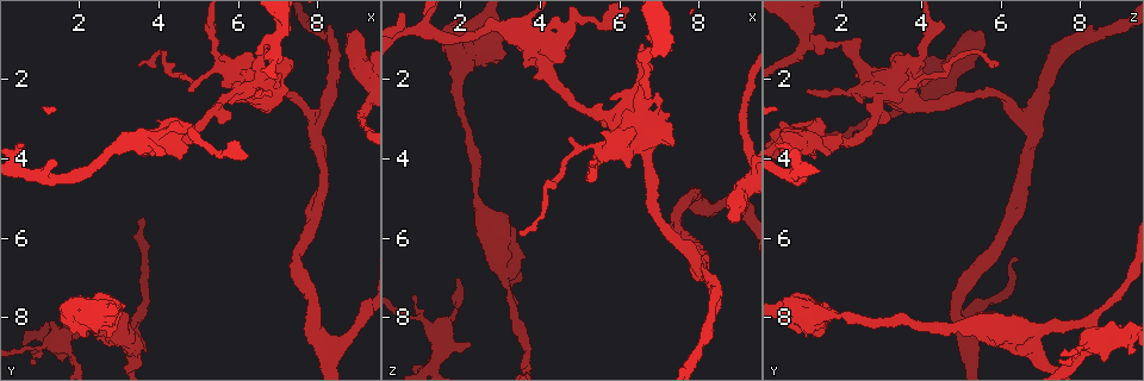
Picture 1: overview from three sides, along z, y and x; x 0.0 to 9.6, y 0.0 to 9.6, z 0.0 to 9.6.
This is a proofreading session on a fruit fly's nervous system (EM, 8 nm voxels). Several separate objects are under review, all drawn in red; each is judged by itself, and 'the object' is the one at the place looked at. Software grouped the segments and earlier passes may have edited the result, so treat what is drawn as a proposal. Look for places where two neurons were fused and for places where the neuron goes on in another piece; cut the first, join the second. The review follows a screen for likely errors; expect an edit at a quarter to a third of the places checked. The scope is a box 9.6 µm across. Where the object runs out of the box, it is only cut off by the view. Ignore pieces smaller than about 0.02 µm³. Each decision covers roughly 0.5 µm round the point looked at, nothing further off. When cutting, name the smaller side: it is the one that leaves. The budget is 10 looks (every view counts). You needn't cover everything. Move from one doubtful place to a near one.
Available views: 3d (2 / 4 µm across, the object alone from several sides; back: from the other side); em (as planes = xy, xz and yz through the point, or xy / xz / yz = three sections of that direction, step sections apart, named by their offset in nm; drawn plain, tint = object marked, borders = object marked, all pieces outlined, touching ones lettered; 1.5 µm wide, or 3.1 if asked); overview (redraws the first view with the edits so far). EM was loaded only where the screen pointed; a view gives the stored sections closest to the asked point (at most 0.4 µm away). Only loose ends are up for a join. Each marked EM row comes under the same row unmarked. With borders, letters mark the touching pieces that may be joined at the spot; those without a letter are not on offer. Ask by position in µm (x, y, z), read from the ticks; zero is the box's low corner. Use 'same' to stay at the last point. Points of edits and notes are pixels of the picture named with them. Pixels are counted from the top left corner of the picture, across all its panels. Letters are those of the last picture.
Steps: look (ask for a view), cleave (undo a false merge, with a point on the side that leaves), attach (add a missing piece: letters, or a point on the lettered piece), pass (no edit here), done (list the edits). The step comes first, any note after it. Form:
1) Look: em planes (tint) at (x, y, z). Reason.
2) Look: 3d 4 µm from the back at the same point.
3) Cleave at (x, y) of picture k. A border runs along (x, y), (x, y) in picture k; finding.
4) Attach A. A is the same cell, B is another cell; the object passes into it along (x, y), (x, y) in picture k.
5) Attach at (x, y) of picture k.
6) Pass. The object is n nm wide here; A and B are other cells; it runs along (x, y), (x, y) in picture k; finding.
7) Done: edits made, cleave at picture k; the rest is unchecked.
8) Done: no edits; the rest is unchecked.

Look: em planes (borders) at (4.55, 3.80, 1.25). Free end.

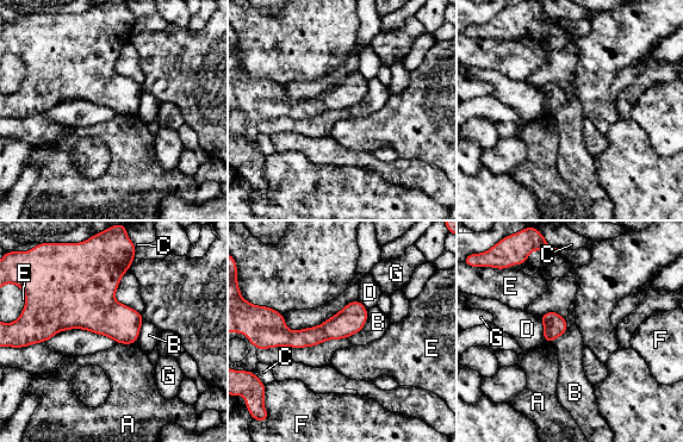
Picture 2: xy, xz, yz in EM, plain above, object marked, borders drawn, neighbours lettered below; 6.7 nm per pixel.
Pass. A, B, C, D, E, F and G are other cells; a border runs along (367, 310), (366, 323), (346, 337) in picture 2; none of them fits.

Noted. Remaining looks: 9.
Look: em planes (tint) at (5.30, 1.75, 3.70). Small branch off a trunk.

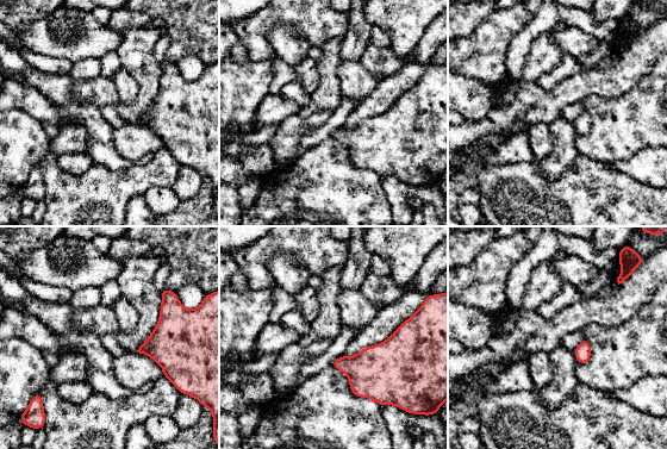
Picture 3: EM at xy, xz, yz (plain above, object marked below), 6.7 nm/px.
Look: em planes (borders) at the same point.

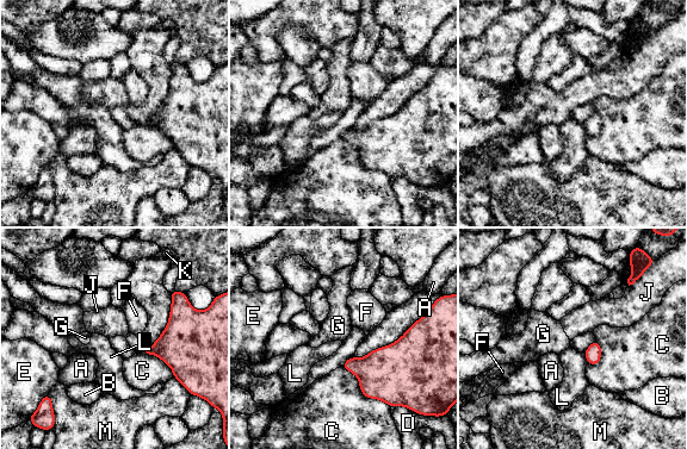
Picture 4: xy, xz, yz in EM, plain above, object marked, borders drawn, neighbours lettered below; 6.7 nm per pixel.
Pass. A, B, C, D, E, F, G, J, K, L and M are other cells; a border runs along (341, 366), (390, 407) in picture 4; one neuron here.

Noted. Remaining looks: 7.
Look: 3d 2 µm at (8.65, 0.90, 5.45).

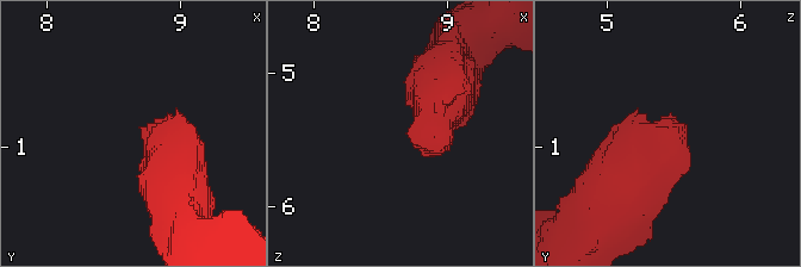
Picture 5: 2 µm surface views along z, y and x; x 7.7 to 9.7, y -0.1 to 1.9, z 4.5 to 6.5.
Look: em planes (borders) at (8.70, 0.84, 5.46).

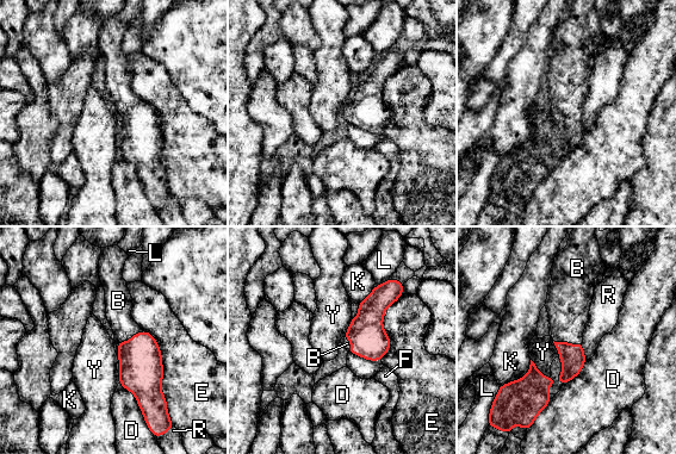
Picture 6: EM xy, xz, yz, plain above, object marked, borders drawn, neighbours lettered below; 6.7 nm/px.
Attach B. B is the same cell, D, E, F, K, L, R and Y are other cells; the object passes into it along (572, 359), (568, 342), (568, 305) in picture 6; the neuron continues.

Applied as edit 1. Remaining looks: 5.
Done: edits made, attach at picture 6; the rest is unchecked.

